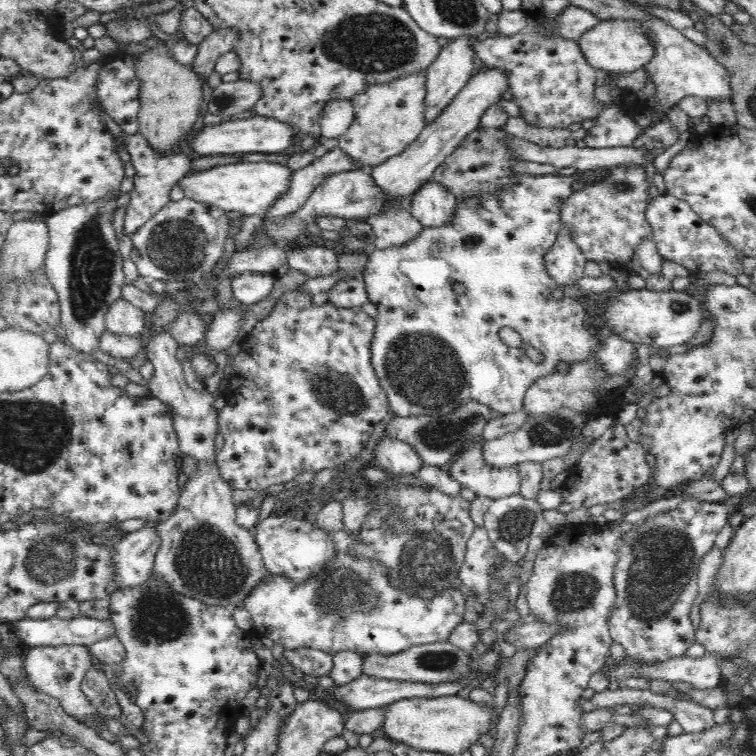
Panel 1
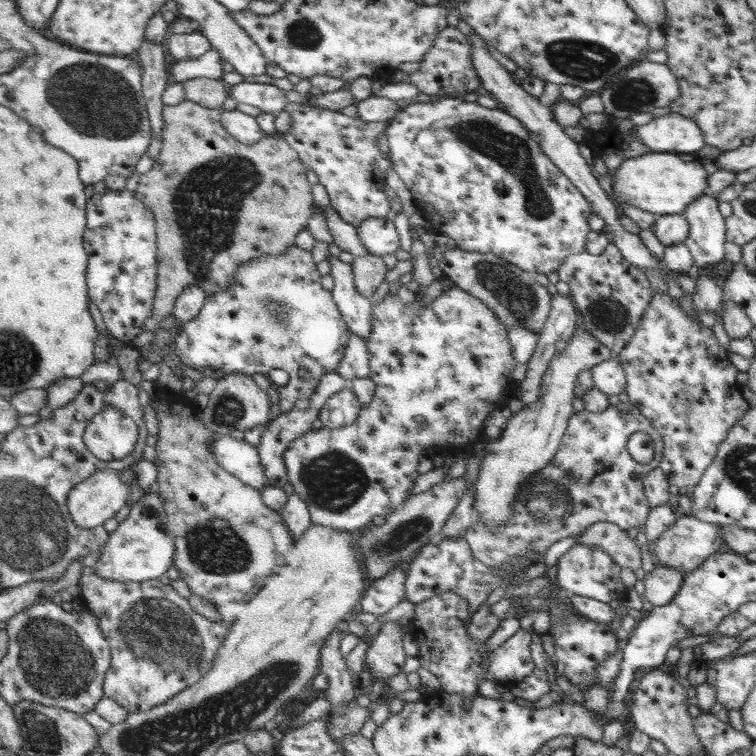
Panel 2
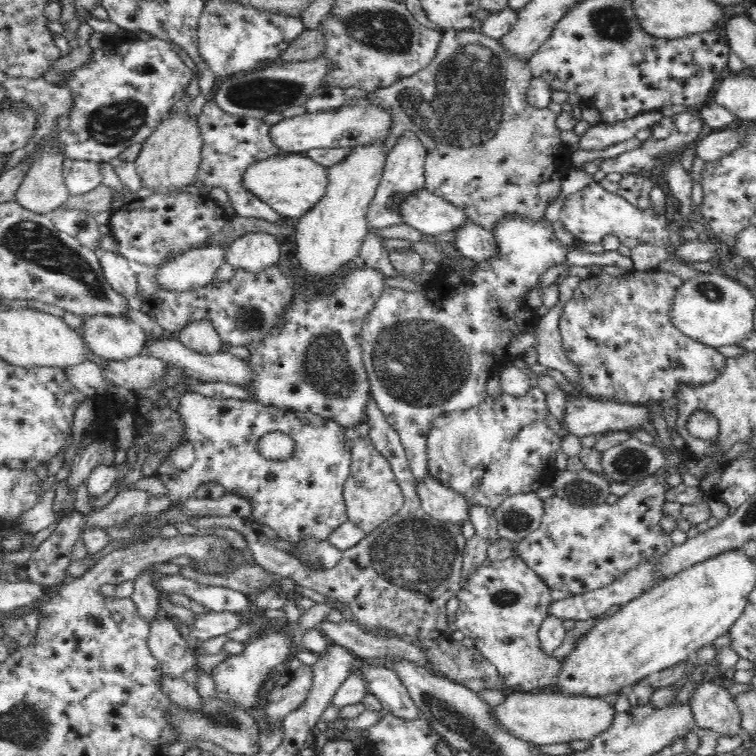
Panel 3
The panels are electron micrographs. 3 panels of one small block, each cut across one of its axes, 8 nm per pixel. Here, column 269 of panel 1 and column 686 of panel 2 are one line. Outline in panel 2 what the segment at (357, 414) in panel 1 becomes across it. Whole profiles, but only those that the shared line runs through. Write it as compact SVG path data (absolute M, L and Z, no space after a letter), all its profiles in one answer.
M653 294L649 306L641 314L639 330L635 330L631 342L627 342L615 360L619 360L619 366L625 372L625 394L629 396L629 404L635 406L635 410L639 410L639 414L645 416L661 436L663 458L659 462L659 472L665 476L669 486L697 486L701 474L711 464L719 444L723 444L731 426L735 426L735 422L739 422L741 416L749 410L741 398L737 368L719 348L713 330L707 330L703 324L693 324L679 310L677 300L671 300L667 294Z

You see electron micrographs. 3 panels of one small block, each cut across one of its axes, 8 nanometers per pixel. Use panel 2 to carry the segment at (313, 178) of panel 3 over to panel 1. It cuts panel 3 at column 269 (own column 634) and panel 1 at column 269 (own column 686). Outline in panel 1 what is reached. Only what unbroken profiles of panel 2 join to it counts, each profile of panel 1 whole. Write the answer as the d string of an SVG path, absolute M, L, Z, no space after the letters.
M238 162L228 166L214 166L204 172L192 172L184 176L178 186L184 190L186 198L196 202L208 202L226 212L240 212L242 216L262 218L268 214L268 208L288 190L292 168L276 162Z

